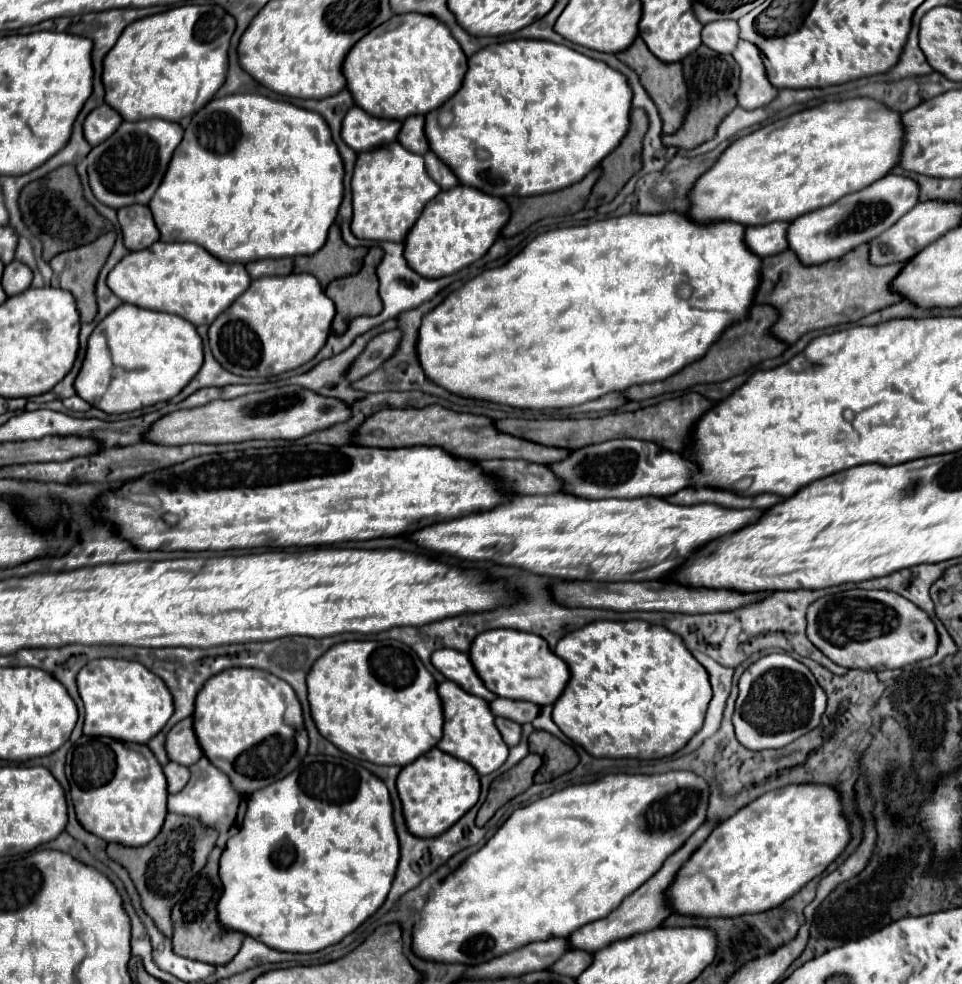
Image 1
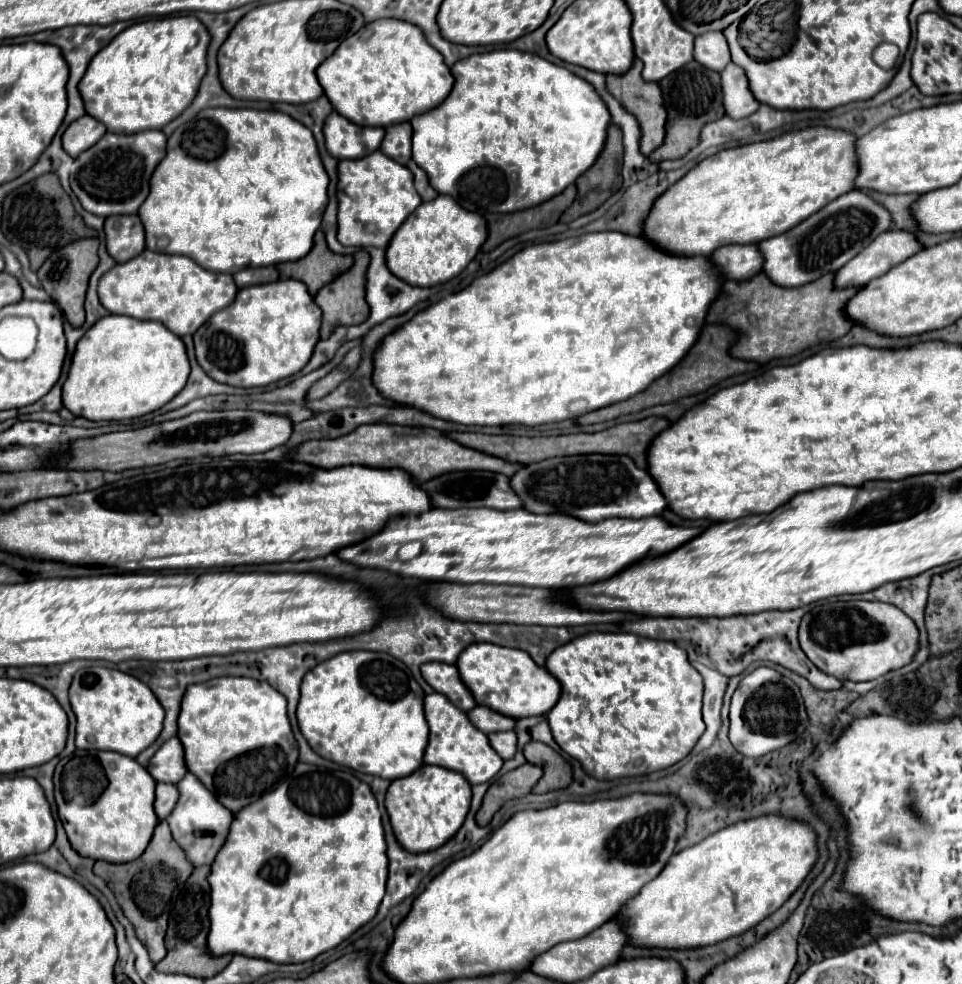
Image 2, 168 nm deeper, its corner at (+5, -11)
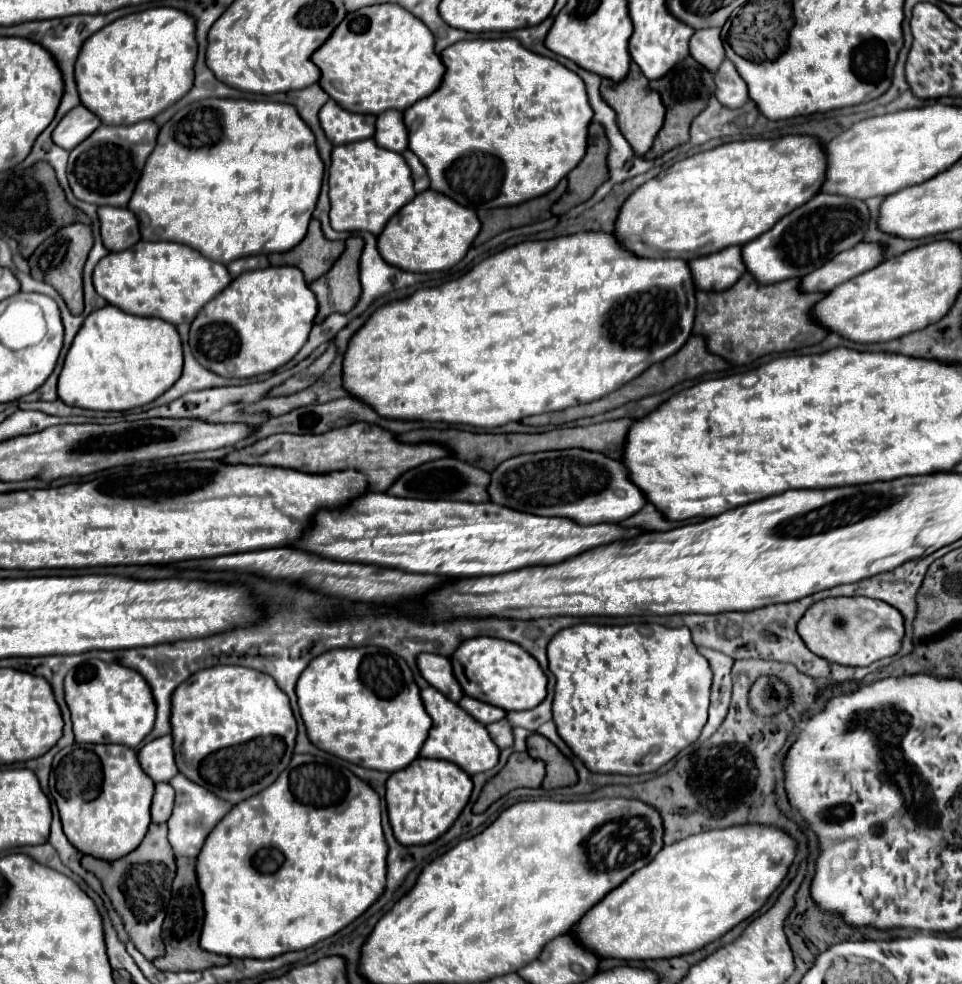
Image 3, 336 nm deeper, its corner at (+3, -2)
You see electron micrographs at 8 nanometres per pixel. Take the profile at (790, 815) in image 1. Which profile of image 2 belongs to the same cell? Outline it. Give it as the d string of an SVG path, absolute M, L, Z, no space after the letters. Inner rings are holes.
M764 815L734 823L706 837L694 847L674 853L660 875L646 883L646 887L638 891L638 897L630 899L630 903L626 903L626 907L622 907L622 911L618 911L614 919L618 923L618 919L622 917L618 925L624 935L628 935L628 945L634 947L694 949L714 945L752 929L762 919L772 915L778 907L782 907L782 903L806 879L816 859L816 833L806 823L784 819L778 815Z

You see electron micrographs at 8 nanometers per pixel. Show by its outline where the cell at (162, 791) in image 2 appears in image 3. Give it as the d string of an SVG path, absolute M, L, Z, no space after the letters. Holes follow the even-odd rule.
M158 782L150 808L152 822L166 822L170 818L172 804L174 804L174 788L168 782Z

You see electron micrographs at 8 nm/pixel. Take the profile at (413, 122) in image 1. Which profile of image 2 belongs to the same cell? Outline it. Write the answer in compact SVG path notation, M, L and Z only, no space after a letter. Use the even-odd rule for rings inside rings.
M396 123L394 127L384 129L386 135L382 139L380 151L390 159L406 165L412 157L412 127L410 123Z

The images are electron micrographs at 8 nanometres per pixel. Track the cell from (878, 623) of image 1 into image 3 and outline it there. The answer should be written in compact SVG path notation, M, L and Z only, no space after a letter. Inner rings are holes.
M838 596L814 602L798 622L804 644L820 658L842 666L870 666L900 652L904 640L904 616L888 602L866 596Z

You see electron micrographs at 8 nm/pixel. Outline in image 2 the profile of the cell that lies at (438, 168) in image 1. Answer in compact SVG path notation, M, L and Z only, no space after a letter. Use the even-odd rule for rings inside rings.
M408 161L406 167L408 167L408 169L412 171L412 175L414 175L414 187L416 187L420 199L422 199L422 201L430 201L430 199L434 199L438 193L430 187L426 173L424 173L424 171L414 163L414 161Z

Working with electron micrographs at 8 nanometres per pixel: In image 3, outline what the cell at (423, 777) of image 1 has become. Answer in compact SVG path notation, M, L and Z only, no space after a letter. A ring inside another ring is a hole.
M416 758L410 766L386 780L386 804L394 836L404 846L430 844L440 838L460 816L472 794L472 778L446 760Z

